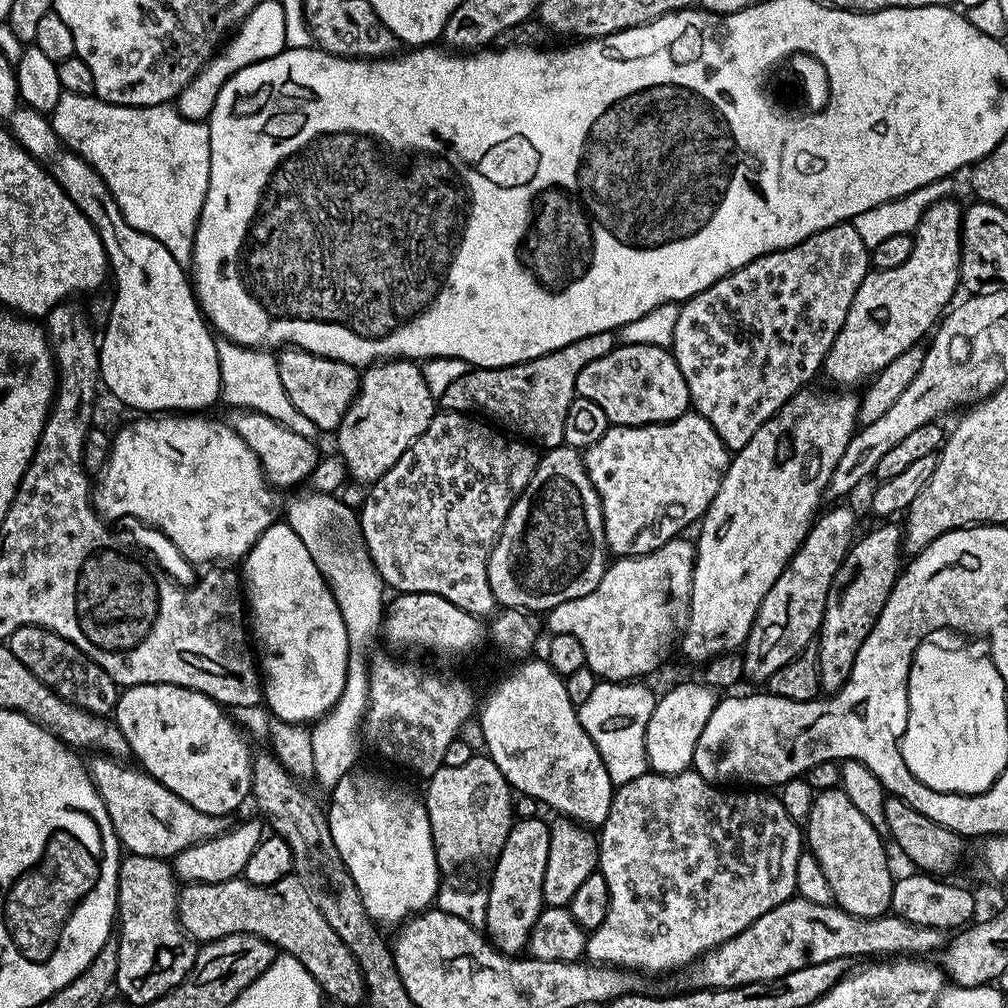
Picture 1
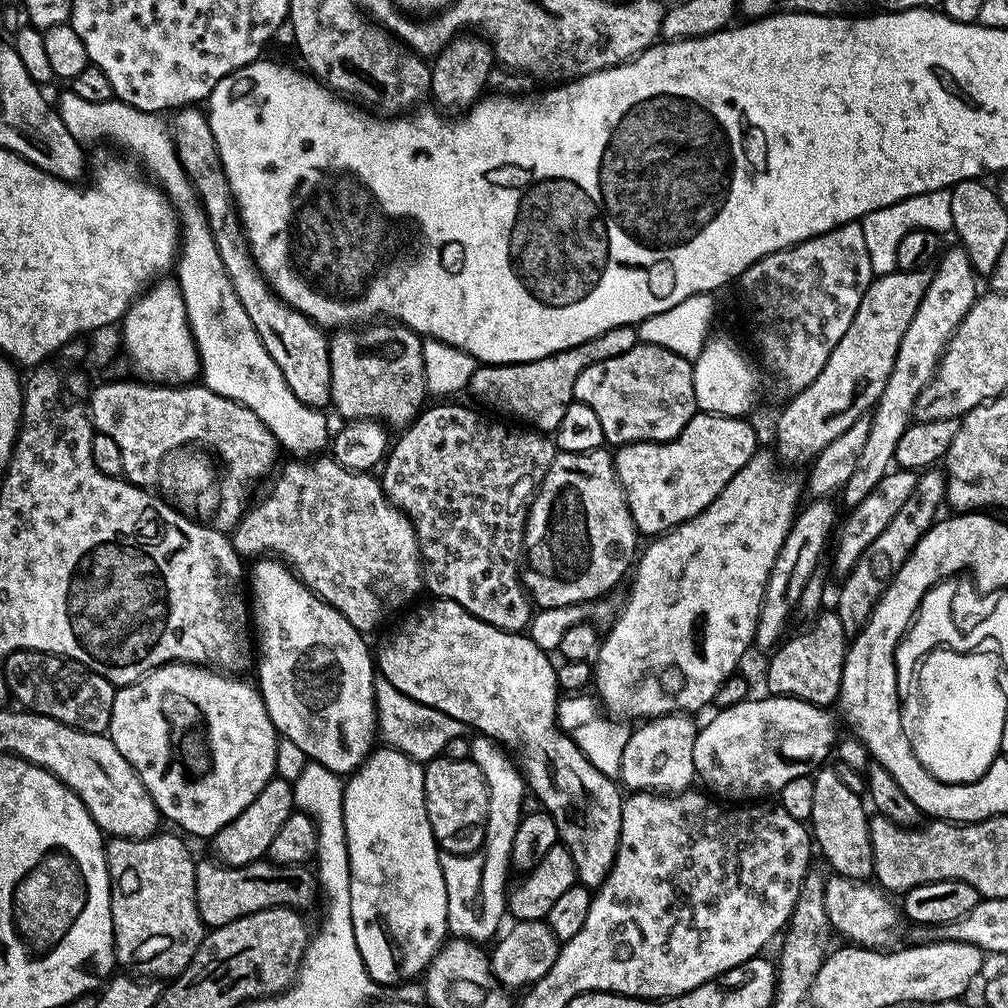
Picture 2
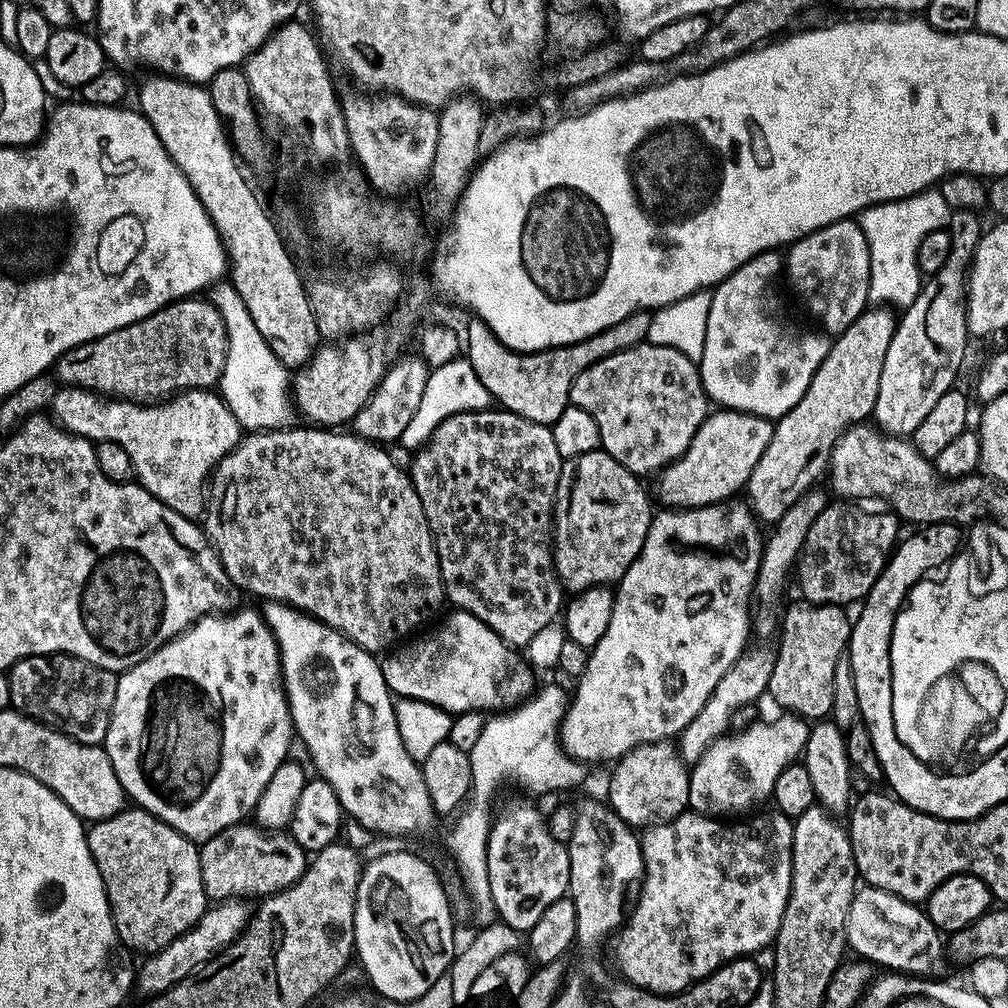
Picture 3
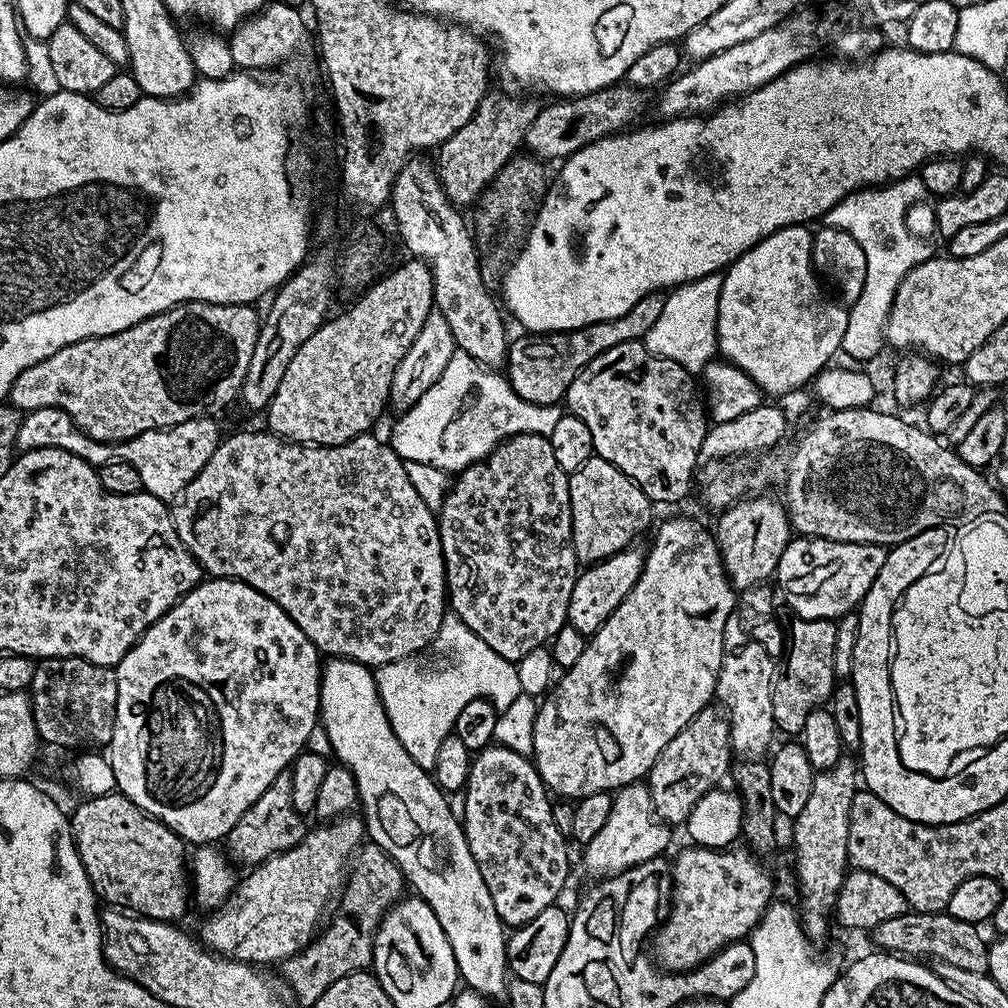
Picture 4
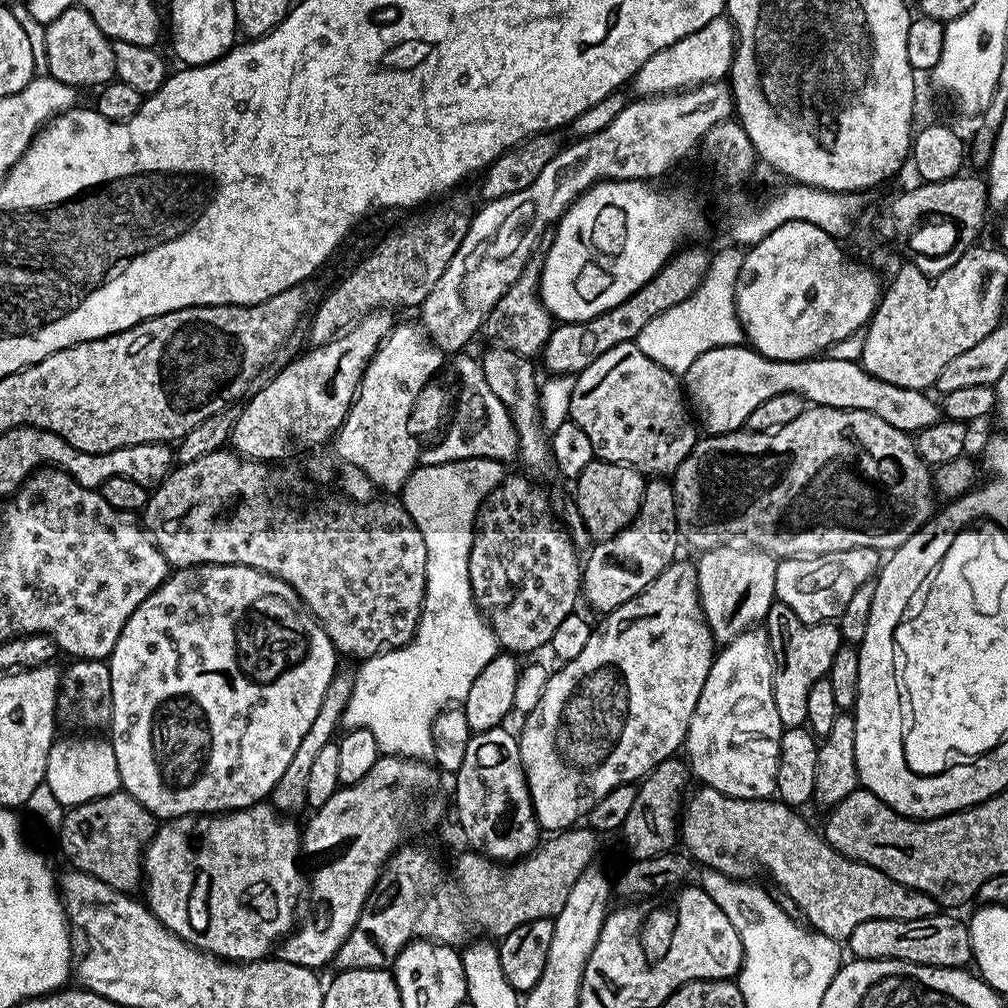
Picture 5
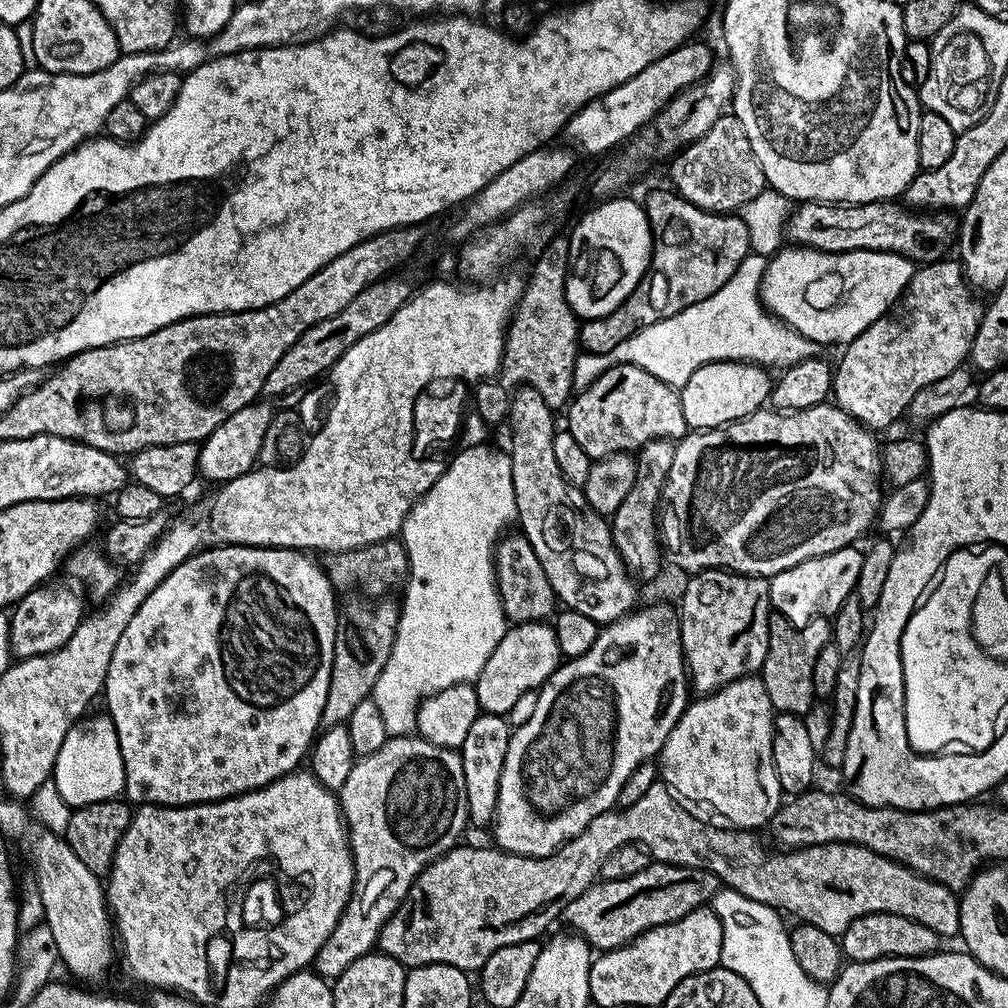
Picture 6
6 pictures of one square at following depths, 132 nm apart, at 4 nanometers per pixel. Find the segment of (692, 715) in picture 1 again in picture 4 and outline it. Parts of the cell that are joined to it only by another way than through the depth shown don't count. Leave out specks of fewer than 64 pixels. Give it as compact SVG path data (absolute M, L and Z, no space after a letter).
M647 783L625 784L613 795L606 826L602 826L602 830L598 830L598 834L583 845L584 868L592 878L603 878L663 857L672 840L672 832L669 825L658 819Z

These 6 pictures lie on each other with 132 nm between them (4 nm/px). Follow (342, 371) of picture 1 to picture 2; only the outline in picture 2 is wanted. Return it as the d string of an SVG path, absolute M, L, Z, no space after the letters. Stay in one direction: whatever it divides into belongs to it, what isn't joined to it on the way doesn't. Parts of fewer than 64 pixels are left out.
M196 106L179 109L173 115L176 117L171 117L170 131L172 142L176 146L176 157L184 167L184 173L192 180L192 187L196 189L200 206L208 218L212 237L216 239L218 254L222 258L222 266L226 266L230 282L242 306L246 306L246 314L250 314L258 330L258 338L262 338L262 346L266 346L266 354L270 354L274 362L278 362L278 370L282 370L286 386L306 406L327 409L332 398L329 337L325 329L315 324L306 314L288 307L268 287L260 269L256 267L252 253L248 251L248 241L238 227L238 213L220 161L218 146L214 142L214 130L210 130L207 111L200 109L199 112L198 109Z

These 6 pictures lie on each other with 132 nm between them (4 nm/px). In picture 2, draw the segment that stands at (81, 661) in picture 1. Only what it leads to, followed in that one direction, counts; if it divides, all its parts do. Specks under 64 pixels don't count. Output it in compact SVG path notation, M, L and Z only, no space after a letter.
M28 648L3 657L2 664L2 679L11 699L16 699L21 709L49 716L83 732L107 733L117 685L102 678L102 674L66 656L56 656L53 652L32 652Z

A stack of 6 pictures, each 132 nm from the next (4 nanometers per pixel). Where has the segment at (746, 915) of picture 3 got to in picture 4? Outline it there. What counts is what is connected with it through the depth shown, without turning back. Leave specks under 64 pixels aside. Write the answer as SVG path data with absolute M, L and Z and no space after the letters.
M687 847L671 861L672 909L667 909L666 919L654 932L654 960L665 972L690 972L726 945L751 937L774 900L772 876L764 869L765 861L751 851Z

